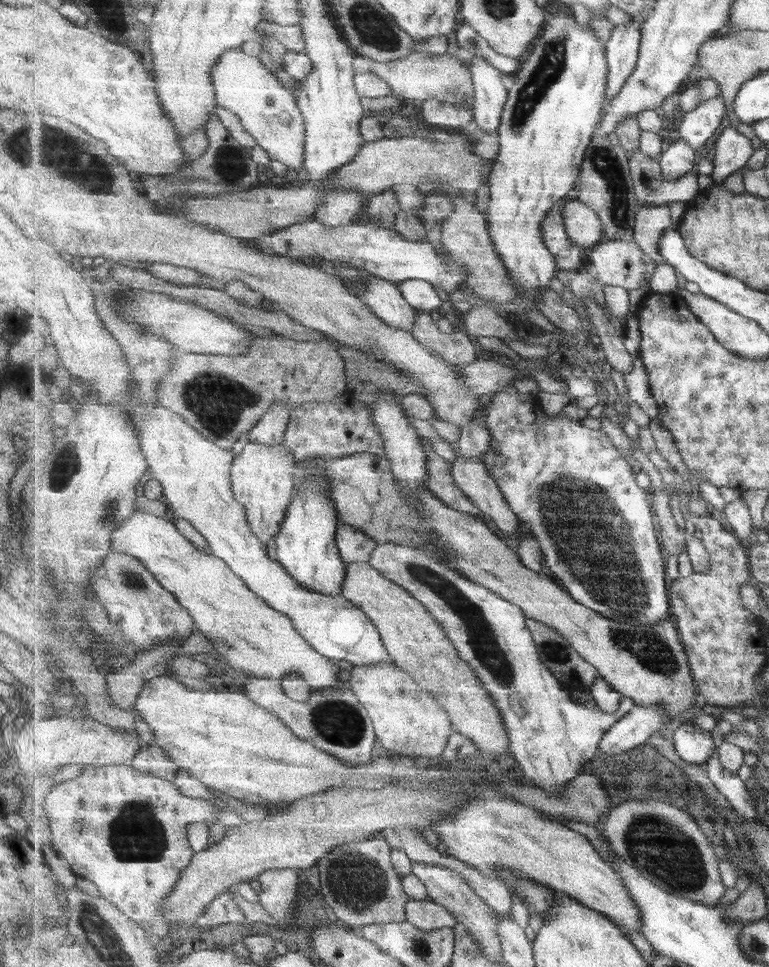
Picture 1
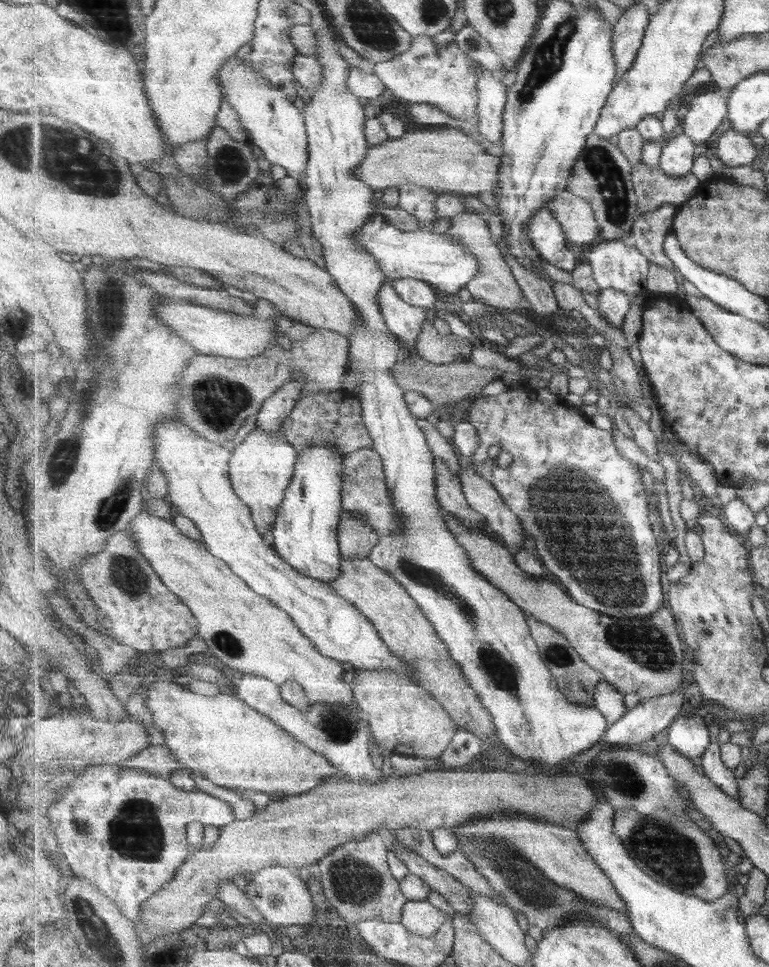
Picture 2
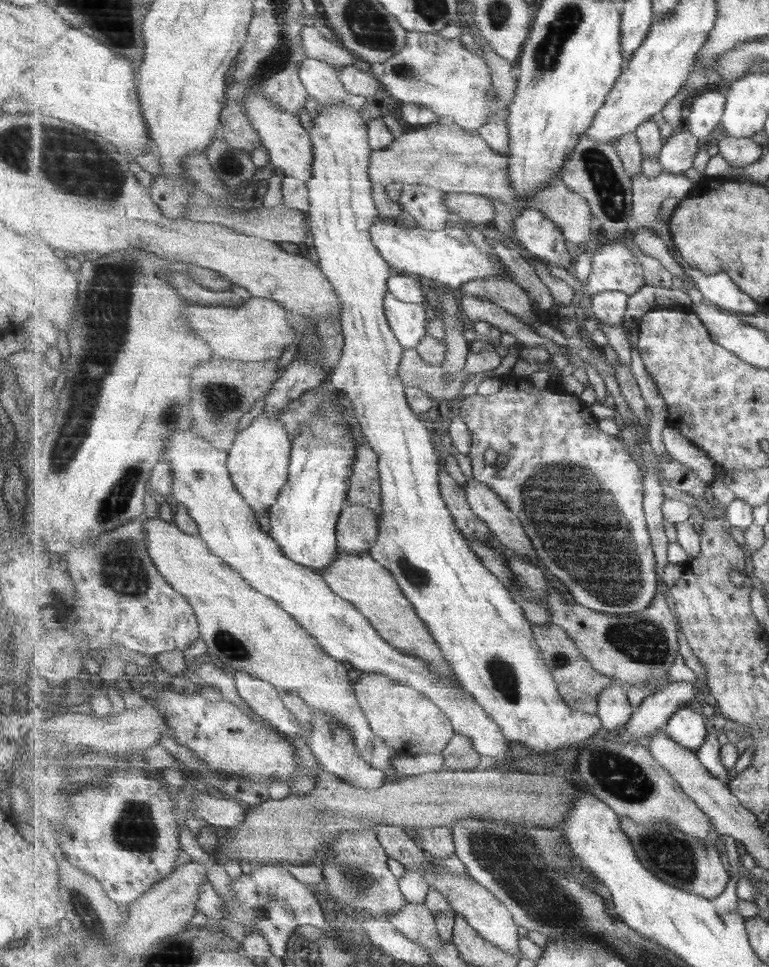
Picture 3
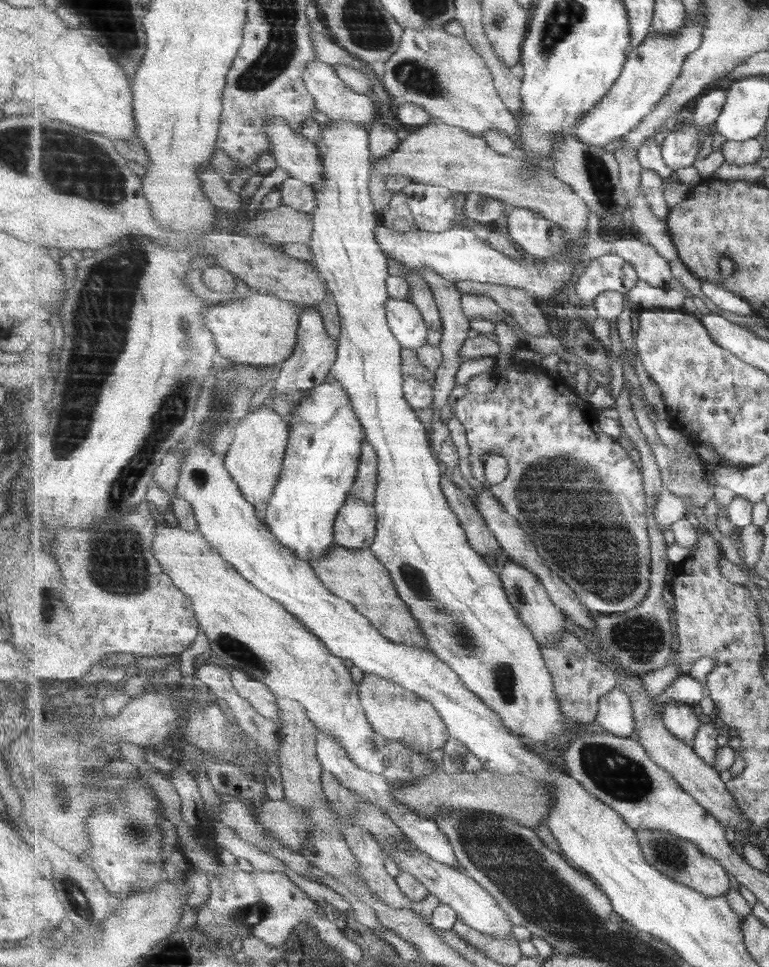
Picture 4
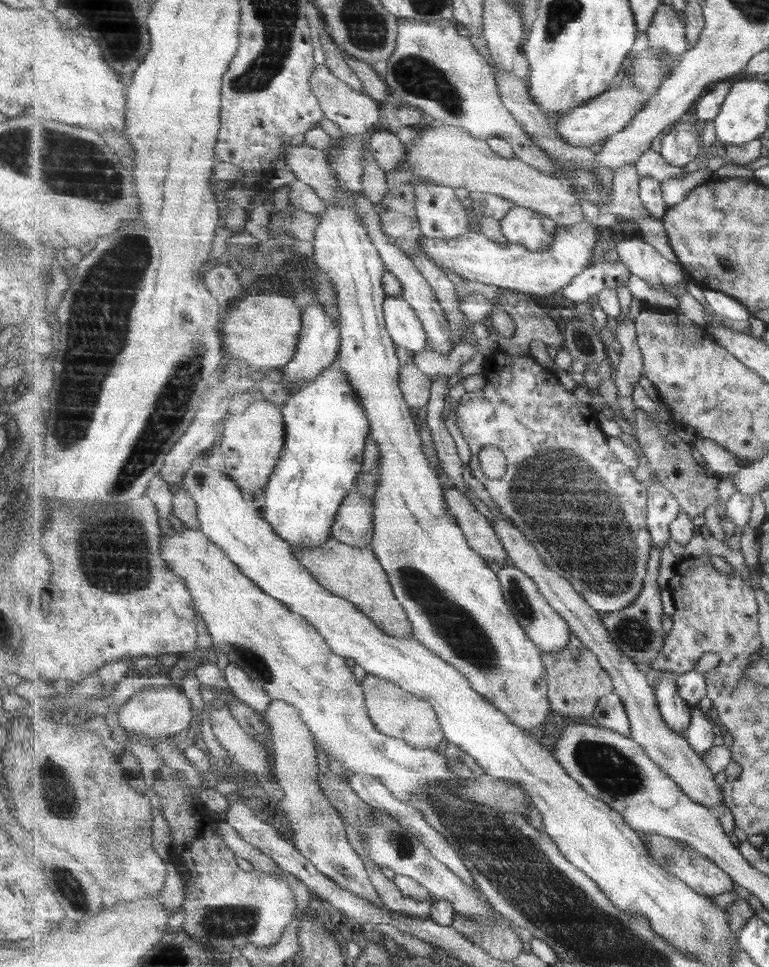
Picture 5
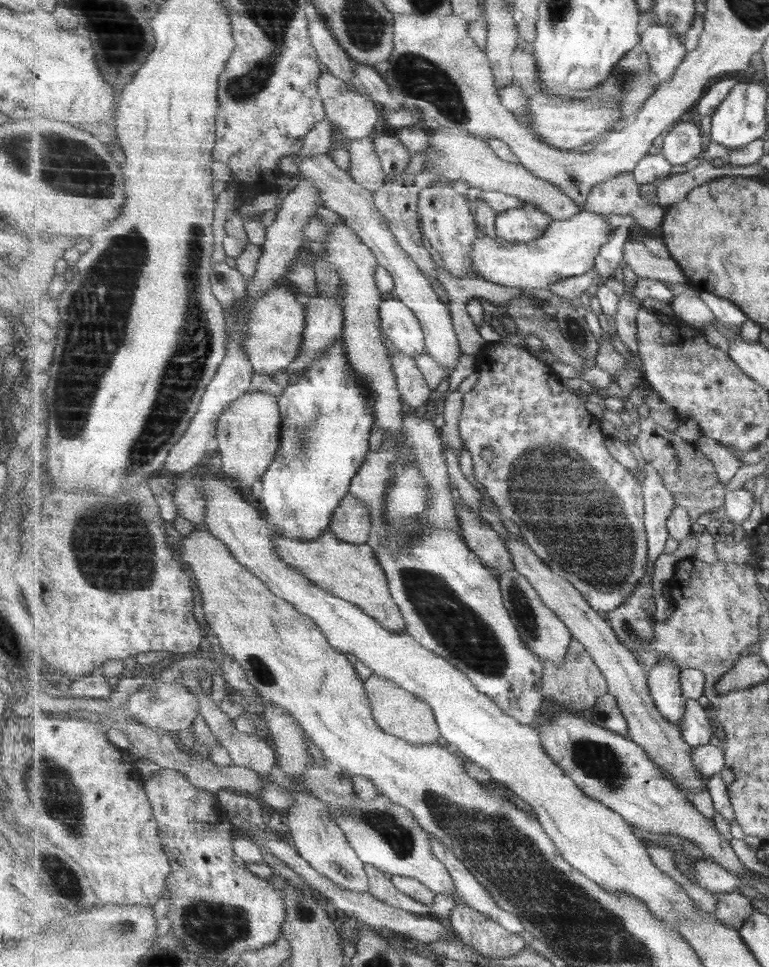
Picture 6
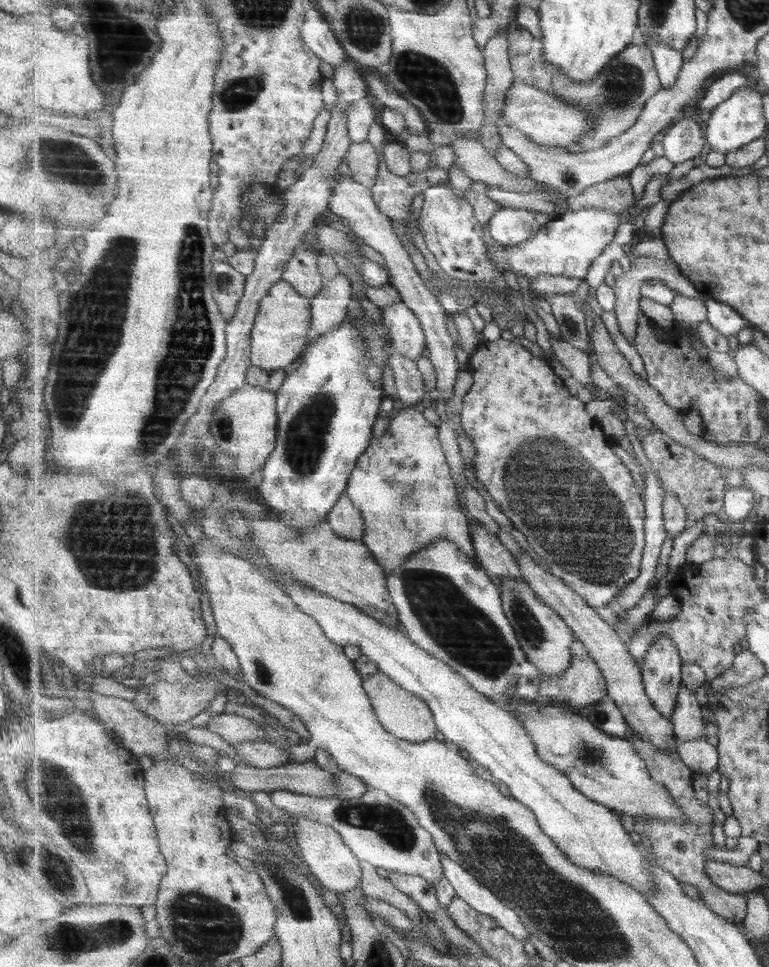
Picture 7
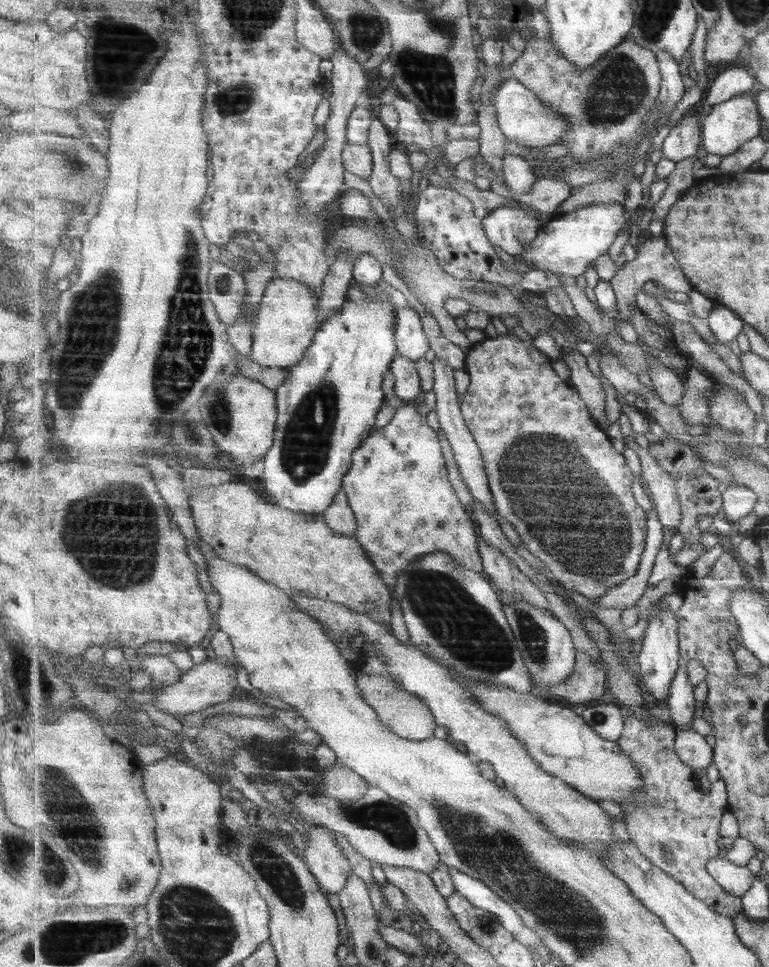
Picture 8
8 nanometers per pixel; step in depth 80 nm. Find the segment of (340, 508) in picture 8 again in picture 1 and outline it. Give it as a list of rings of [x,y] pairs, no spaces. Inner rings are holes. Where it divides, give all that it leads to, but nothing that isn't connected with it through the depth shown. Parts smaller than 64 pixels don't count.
[[[344,522],[337,527],[336,543],[340,548],[340,555],[346,563],[369,562],[371,552],[377,548],[378,544],[374,538],[362,530]]]

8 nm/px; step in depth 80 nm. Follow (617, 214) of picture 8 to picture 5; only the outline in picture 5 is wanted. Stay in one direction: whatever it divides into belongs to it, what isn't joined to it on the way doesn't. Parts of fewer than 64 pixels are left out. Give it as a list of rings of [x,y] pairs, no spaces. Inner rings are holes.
[[[587,221],[573,227],[558,226],[555,241],[539,252],[509,242],[507,245],[499,245],[481,232],[474,231],[463,234],[459,240],[443,240],[443,242],[431,240],[423,235],[421,245],[422,250],[426,250],[426,255],[440,267],[446,268],[453,277],[477,280],[483,284],[494,284],[533,297],[547,298],[553,297],[556,292],[559,293],[569,286],[576,276],[593,264],[591,262],[595,256],[595,246],[601,236],[601,229]]]

